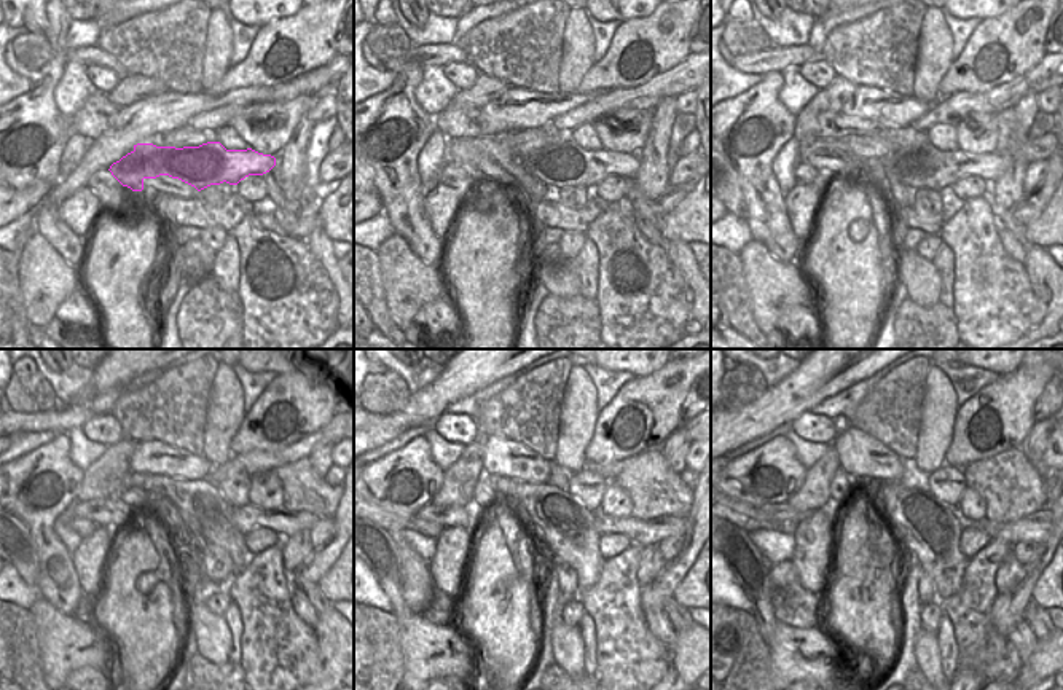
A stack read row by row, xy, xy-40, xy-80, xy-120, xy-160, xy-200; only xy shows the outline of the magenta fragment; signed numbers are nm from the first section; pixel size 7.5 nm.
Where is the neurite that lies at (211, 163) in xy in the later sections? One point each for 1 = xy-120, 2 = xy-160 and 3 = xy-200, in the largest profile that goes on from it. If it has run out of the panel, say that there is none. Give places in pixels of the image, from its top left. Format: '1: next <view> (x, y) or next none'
1: next xy-120 (247, 518)
2: next xy-160 (644, 533)
3: next xy-200 (1035, 528)

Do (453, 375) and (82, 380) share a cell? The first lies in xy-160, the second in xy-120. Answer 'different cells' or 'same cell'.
different cells

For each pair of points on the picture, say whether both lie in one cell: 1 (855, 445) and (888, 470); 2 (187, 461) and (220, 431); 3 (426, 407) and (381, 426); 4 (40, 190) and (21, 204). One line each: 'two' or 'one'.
1: one
2: two
3: one
4: one

